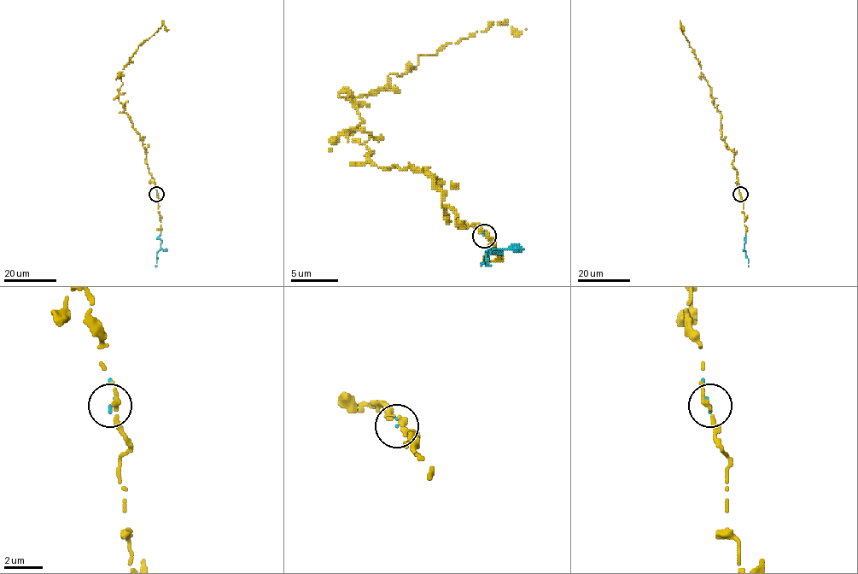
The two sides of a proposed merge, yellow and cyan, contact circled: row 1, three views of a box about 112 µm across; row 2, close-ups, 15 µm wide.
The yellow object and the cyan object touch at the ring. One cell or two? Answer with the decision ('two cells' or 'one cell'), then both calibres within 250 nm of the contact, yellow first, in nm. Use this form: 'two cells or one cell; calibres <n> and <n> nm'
one cell; calibres 320 and 130 nm

